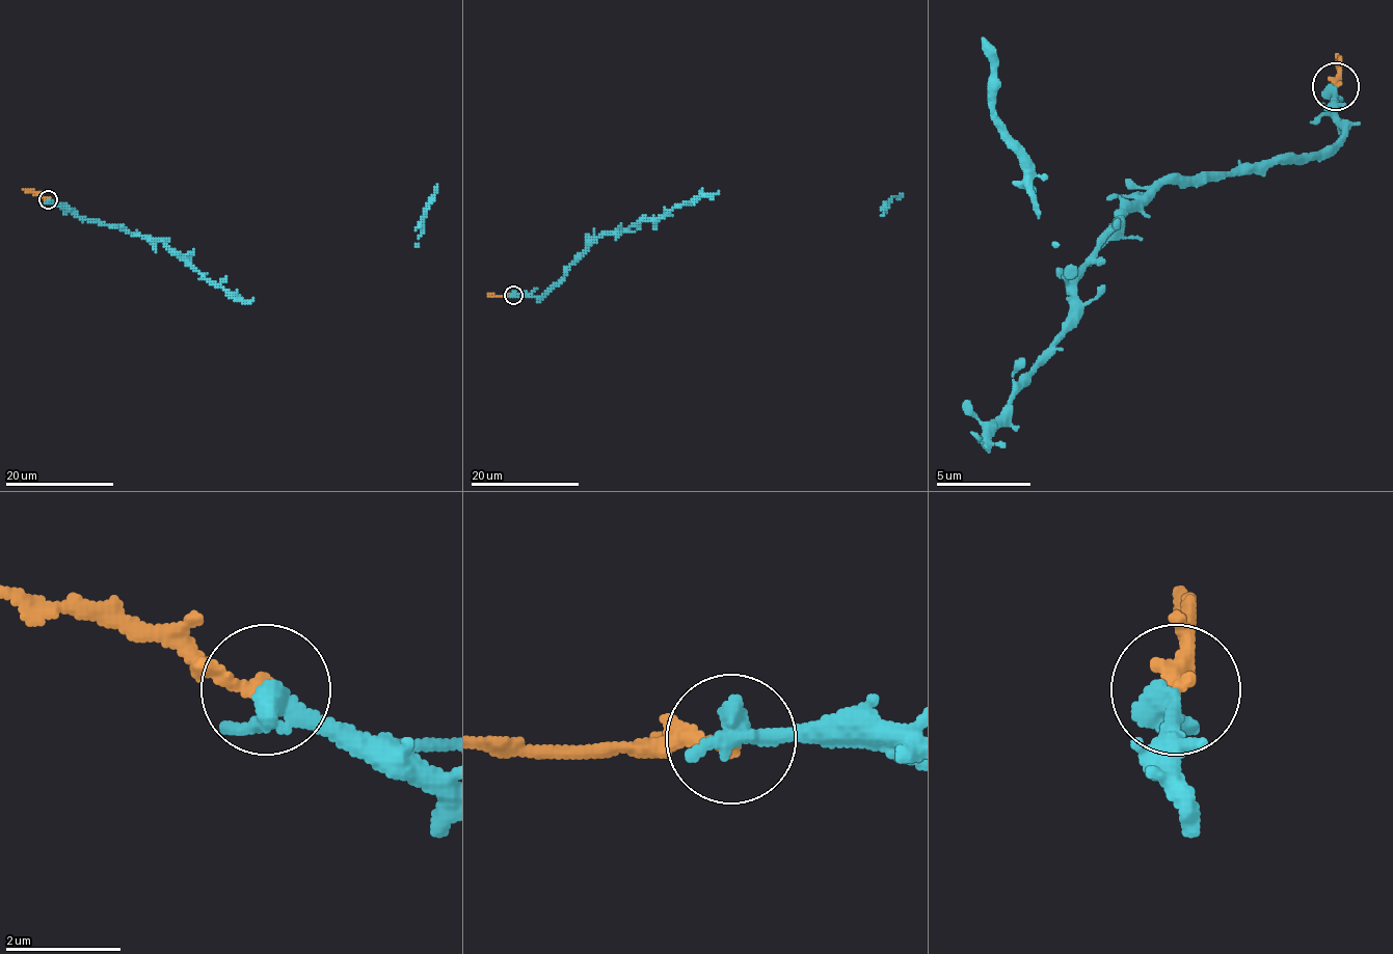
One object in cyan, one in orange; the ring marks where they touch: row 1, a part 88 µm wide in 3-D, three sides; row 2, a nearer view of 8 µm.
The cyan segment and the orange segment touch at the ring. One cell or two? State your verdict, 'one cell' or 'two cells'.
two cells

